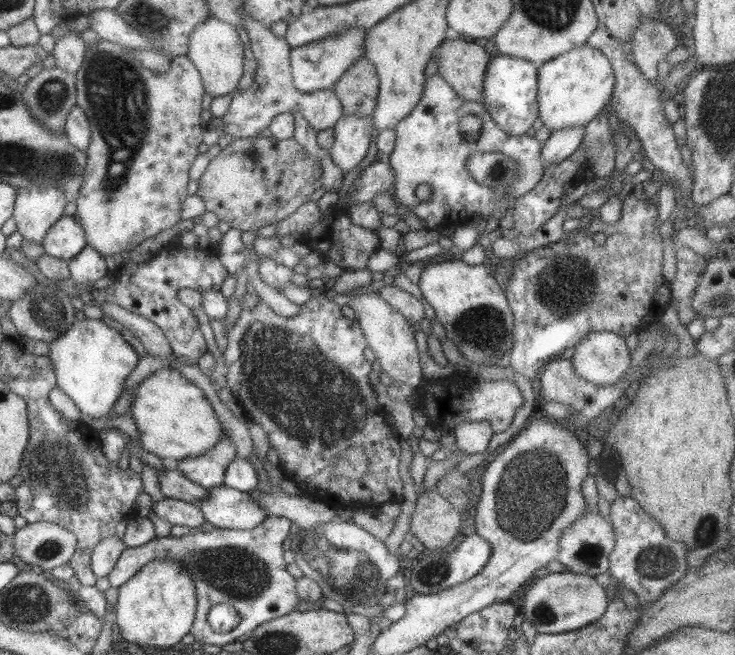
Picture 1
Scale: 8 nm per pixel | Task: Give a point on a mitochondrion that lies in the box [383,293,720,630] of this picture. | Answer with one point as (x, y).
(533, 492)

